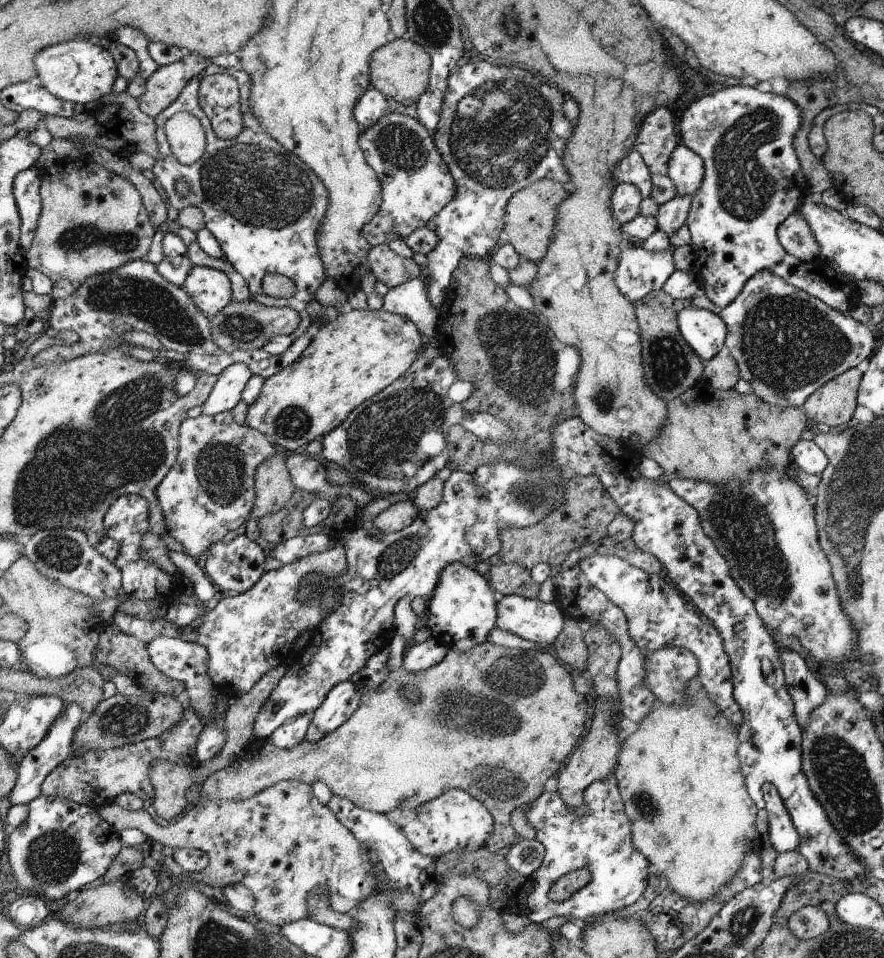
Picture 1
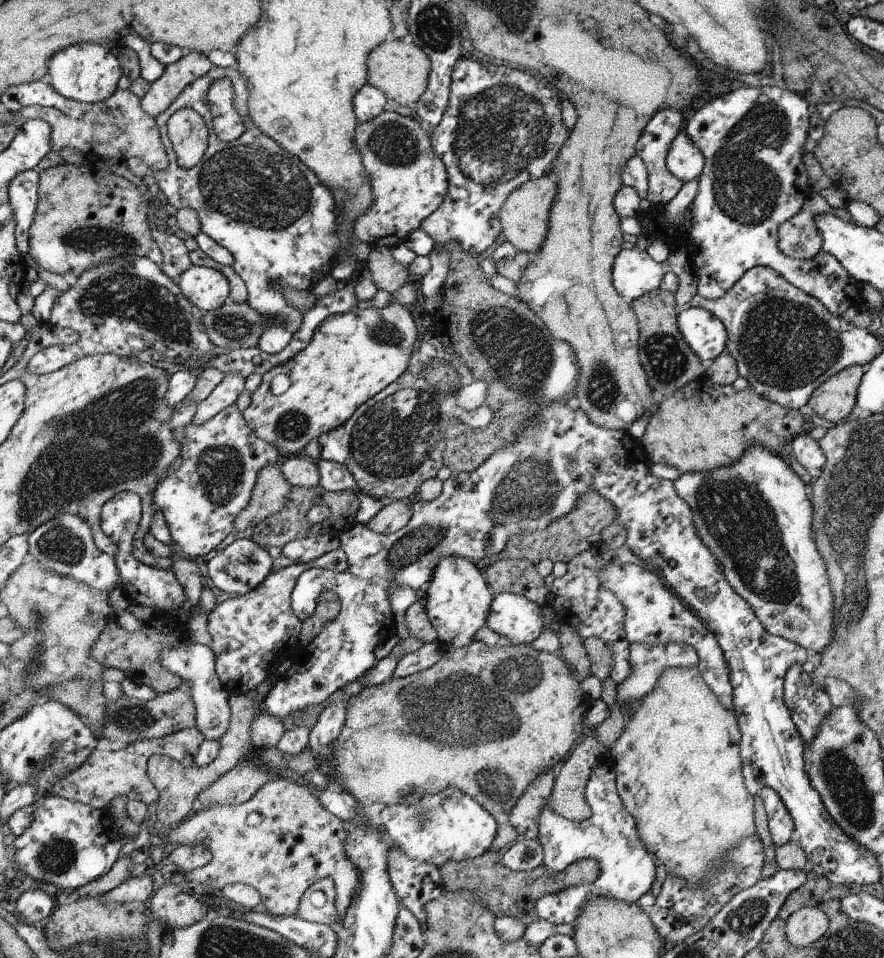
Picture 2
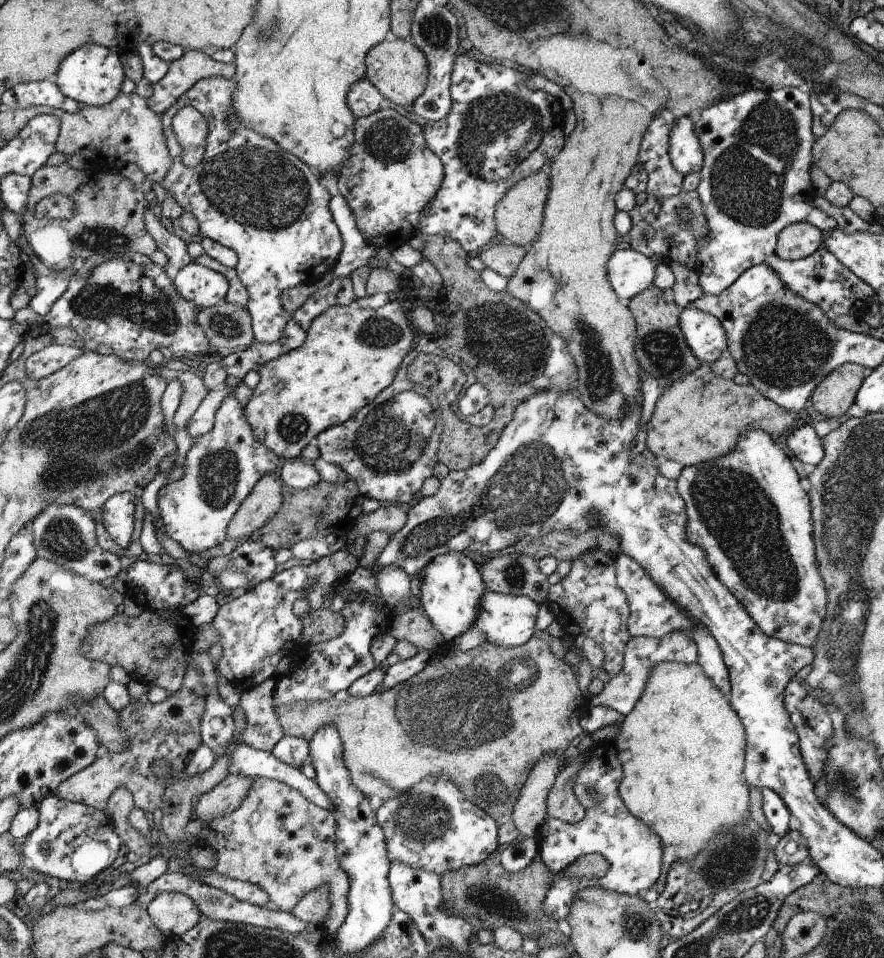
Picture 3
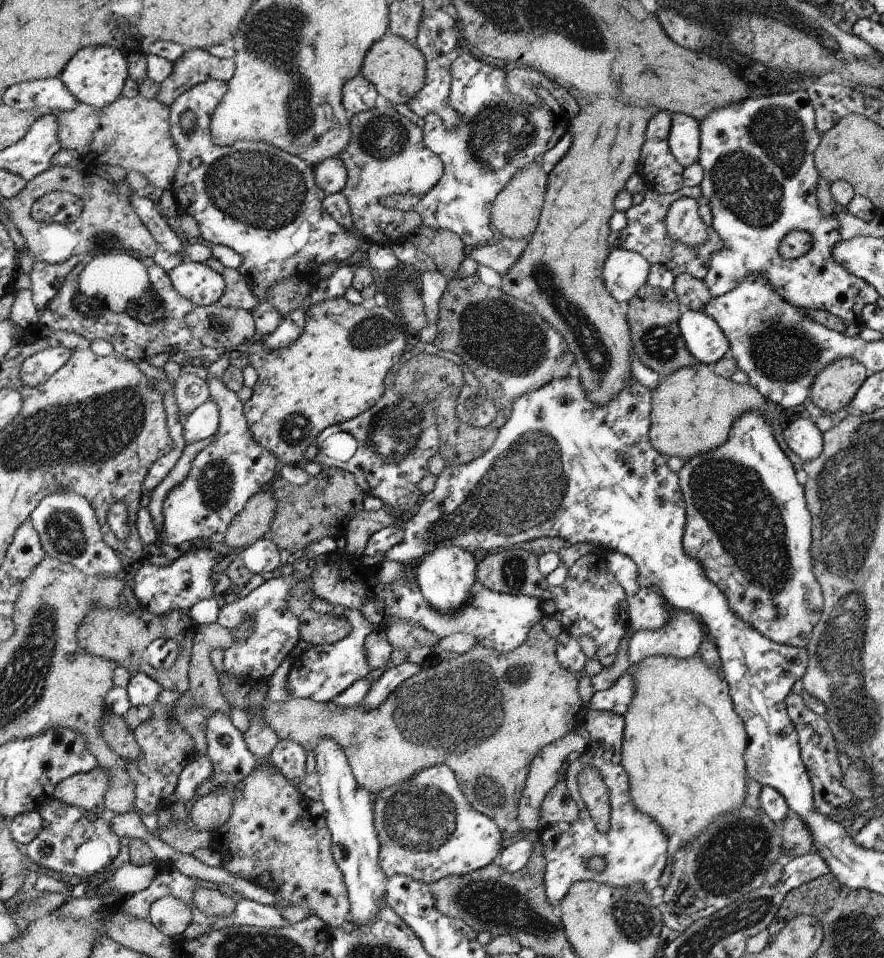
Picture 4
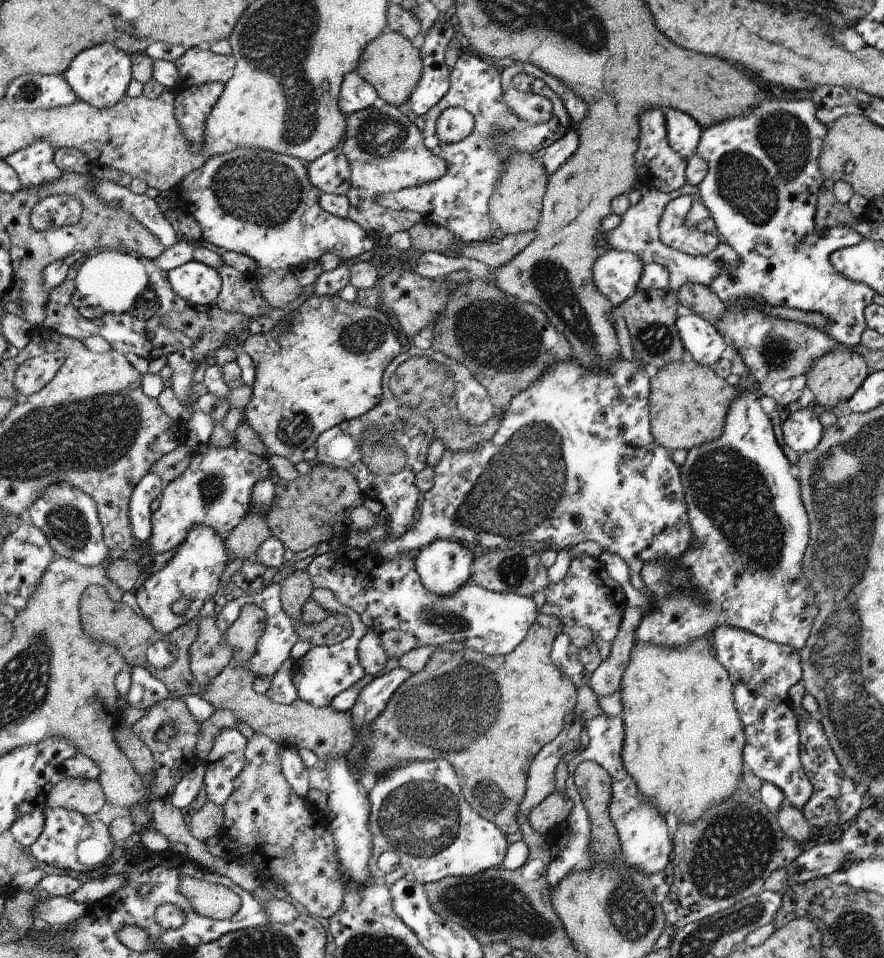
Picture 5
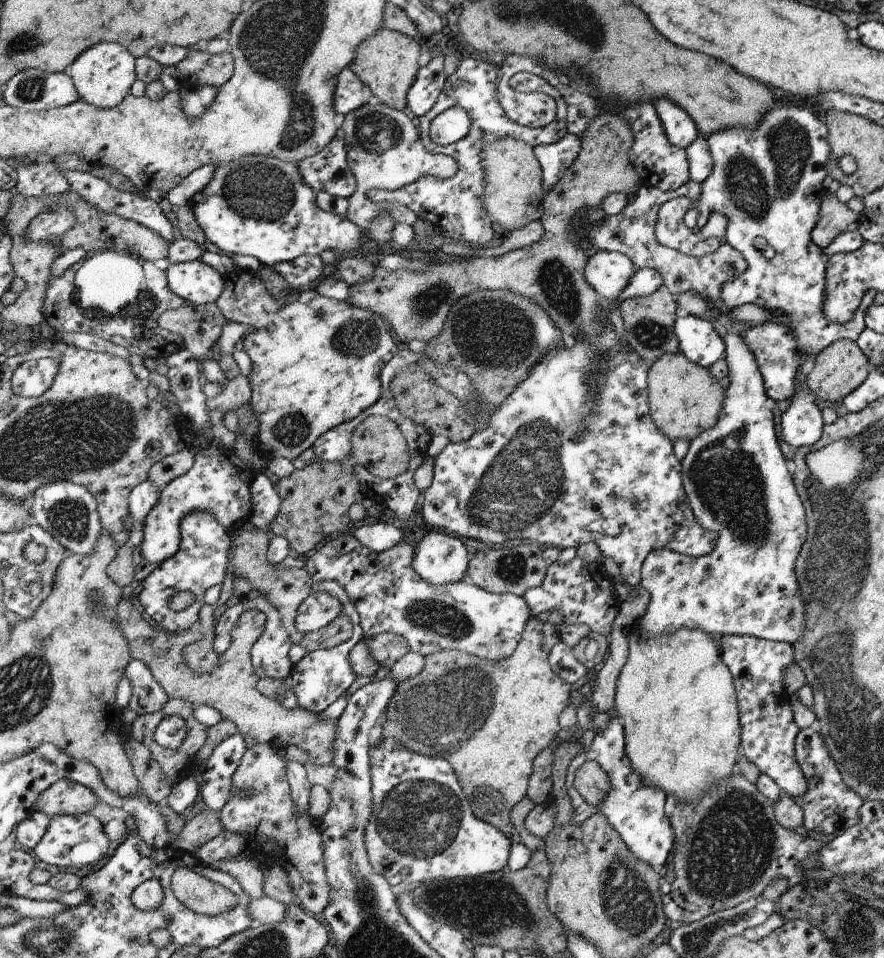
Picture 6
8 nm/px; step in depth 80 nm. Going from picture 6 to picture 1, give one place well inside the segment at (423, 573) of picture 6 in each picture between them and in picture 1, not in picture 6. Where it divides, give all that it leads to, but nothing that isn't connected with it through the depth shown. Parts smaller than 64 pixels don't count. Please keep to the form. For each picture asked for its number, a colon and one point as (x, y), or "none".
1: (461, 612)
2: (457, 601)
3: (451, 593)
4: (445, 576)
5: (444, 567)

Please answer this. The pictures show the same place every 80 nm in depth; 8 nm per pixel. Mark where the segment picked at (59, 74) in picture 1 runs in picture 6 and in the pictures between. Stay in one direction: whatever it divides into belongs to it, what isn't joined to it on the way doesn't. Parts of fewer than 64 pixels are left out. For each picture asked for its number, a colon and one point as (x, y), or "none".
2: (81, 72)
3: (91, 75)
4: (96, 75)
5: (100, 75)
6: (103, 75)

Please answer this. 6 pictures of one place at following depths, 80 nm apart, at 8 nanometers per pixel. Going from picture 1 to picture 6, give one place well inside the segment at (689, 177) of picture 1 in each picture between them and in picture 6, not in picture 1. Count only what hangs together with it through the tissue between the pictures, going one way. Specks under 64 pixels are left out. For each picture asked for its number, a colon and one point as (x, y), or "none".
2: (685, 160)
3: (685, 152)
4: (684, 140)
5: (684, 133)
6: (682, 130)

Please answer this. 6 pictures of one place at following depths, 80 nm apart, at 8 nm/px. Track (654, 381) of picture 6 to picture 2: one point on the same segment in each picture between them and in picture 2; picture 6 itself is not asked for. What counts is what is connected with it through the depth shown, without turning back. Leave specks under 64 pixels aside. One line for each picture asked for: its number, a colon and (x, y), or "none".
2: (704, 425)
3: (701, 418)
4: (693, 411)
5: (689, 404)

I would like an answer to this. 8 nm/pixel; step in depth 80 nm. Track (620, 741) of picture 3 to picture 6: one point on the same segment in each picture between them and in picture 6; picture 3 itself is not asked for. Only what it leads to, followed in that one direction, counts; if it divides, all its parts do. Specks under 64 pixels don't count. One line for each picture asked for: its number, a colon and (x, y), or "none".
4: (683, 742)
5: (683, 743)
6: (678, 701)

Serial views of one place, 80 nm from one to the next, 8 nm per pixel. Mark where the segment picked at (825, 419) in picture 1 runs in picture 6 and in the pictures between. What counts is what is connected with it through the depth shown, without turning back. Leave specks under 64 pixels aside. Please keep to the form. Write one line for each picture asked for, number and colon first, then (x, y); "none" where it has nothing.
2: (834, 399)
3: (834, 396)
4: (835, 386)
5: (835, 378)
6: (842, 367)

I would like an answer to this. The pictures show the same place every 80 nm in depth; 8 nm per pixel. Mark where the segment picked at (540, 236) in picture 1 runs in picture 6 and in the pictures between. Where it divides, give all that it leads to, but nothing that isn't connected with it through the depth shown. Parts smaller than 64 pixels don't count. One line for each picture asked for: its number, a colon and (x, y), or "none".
2: (524, 217)
3: (519, 215)
4: (516, 212)
5: (516, 205)
6: (514, 196)

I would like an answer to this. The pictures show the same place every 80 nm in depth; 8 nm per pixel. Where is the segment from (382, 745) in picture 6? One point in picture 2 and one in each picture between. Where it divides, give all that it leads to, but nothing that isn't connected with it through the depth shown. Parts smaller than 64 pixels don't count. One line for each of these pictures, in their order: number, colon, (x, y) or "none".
2: (447, 826)
3: (434, 827)
4: (428, 830)
5: (423, 830)

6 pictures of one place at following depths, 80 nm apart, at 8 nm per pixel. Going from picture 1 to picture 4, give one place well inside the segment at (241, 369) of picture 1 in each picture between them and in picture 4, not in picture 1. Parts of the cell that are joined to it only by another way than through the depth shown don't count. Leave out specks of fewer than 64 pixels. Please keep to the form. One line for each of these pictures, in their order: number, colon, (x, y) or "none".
2: (226, 393)
3: (203, 420)
4: (203, 422)

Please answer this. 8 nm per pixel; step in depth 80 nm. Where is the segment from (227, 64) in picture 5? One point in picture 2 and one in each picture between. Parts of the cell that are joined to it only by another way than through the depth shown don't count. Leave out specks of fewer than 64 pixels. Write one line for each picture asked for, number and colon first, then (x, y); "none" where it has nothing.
2: (160, 96)
3: (195, 65)
4: (197, 65)

